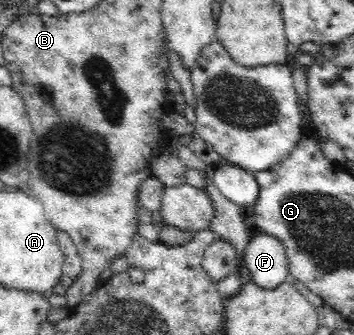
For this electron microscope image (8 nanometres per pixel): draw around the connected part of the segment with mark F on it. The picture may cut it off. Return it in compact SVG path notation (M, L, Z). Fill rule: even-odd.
M272 234L254 235L243 251L241 267L247 280L264 289L276 289L290 278L287 253Z

